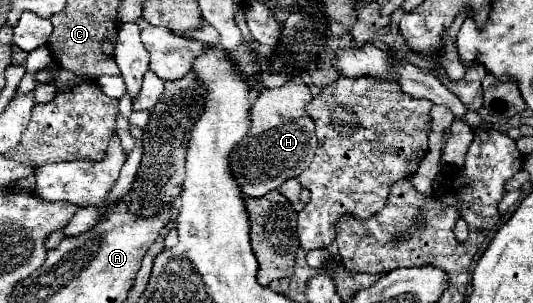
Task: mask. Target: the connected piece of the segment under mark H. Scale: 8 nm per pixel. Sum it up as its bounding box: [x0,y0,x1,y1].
[232,82,318,198]

